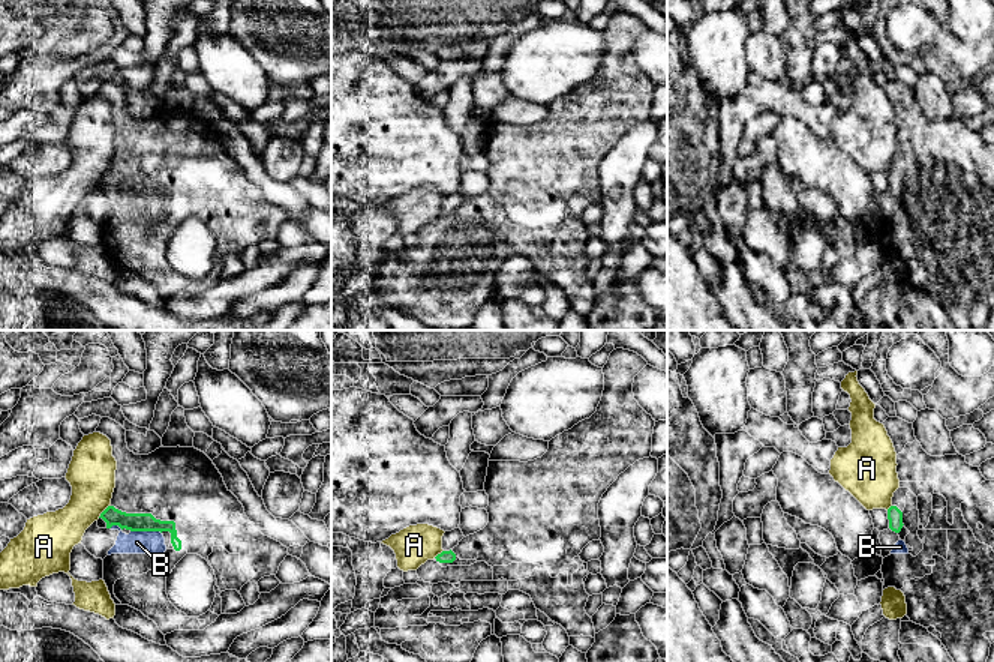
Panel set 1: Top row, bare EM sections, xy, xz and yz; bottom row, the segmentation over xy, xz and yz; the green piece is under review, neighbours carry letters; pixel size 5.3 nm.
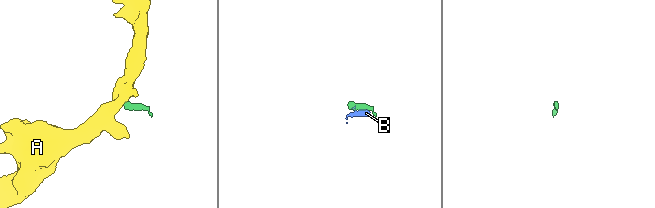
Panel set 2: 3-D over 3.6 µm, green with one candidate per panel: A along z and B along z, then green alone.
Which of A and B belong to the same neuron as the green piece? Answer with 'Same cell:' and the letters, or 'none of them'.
Same cell: B

